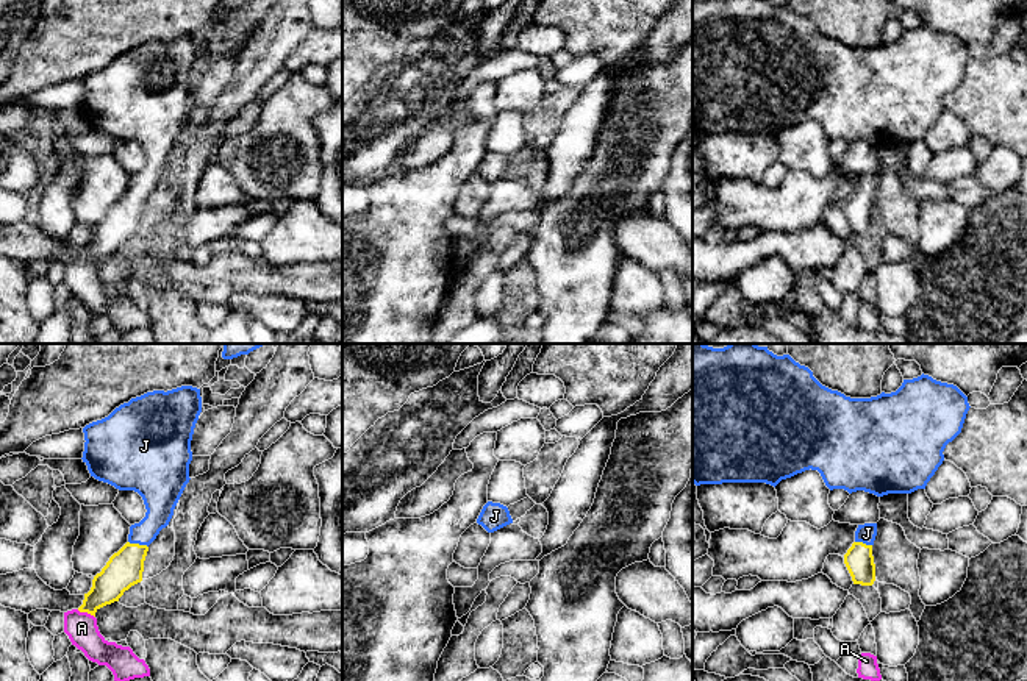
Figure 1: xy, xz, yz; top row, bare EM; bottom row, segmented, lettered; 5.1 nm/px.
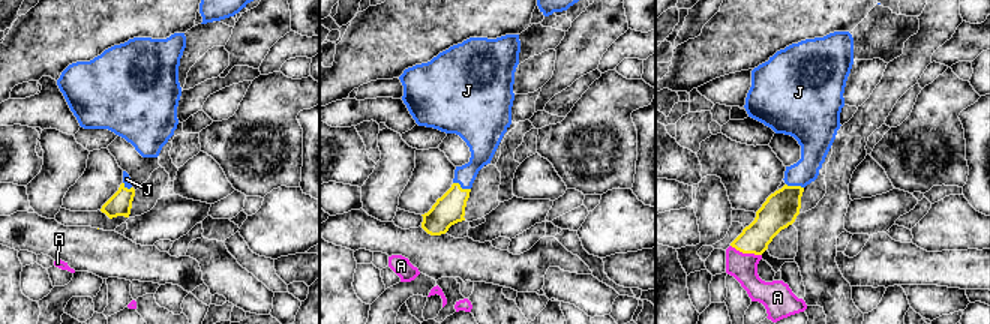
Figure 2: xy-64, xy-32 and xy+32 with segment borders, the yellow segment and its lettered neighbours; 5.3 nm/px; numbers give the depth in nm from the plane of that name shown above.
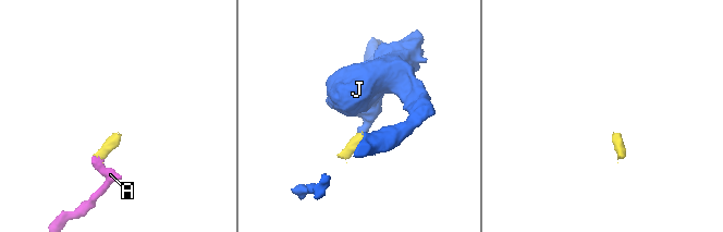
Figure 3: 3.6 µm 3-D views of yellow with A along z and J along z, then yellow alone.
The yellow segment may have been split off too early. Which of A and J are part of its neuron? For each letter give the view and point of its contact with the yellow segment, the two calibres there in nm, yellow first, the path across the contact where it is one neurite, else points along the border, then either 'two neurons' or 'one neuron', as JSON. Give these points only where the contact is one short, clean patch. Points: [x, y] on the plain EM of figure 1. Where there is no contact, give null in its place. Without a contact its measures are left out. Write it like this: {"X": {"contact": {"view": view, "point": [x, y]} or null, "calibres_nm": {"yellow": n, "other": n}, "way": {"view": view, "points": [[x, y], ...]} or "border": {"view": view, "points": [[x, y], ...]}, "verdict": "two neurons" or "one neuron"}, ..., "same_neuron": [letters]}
{"A": {"contact": {"view": "xy", "point": [86, 261]}, "calibres_nm": {"yellow": 170, "other": 160}, "way": {"view": "xy", "points": [[118, 225], [86, 261], [82, 278]]}, "verdict": "one neuron"}, "J": {"contact": {"view": "xy", "point": [138, 194]}, "calibres_nm": {"yellow": 190, "other": 160}, "way": {"view": "xy", "points": [[124, 219], [138, 194], [158, 166], [160, 152]]}, "verdict": "one neuron"}, "same_neuron": ["A", "J"]}

